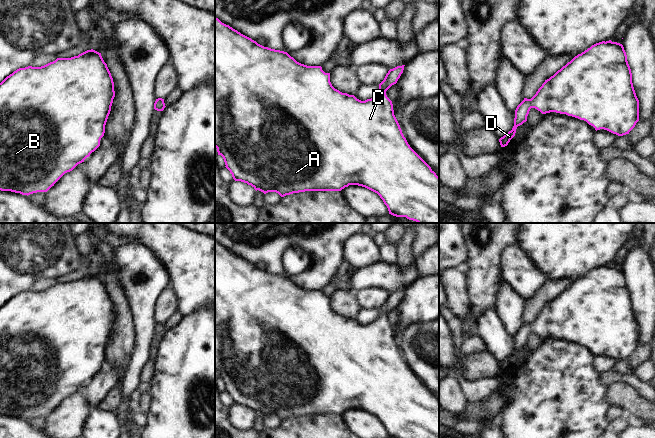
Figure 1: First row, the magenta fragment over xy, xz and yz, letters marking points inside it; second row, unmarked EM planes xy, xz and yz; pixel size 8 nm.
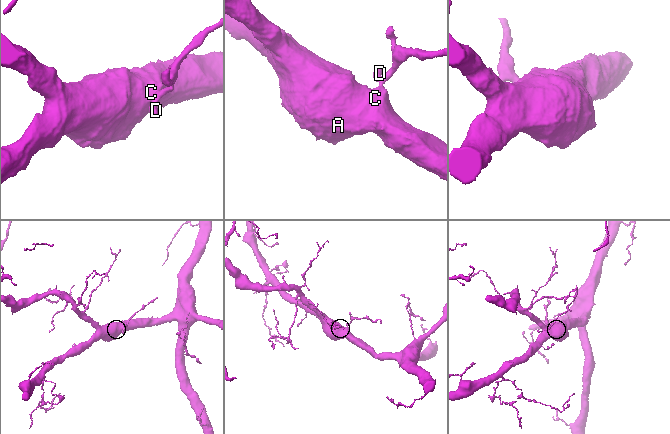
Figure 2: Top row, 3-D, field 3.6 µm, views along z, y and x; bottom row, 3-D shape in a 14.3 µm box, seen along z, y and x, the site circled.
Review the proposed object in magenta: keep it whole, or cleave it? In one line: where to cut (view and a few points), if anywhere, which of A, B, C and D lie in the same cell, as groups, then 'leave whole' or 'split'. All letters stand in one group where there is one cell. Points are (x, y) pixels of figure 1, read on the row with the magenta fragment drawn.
cut none; groups A B C D; leave whole

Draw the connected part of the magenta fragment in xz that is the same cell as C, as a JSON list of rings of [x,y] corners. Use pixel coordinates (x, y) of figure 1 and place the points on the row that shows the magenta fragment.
[[[215,17],[215,147],[217,148],[218,155],[221,155],[225,162],[225,167],[230,171],[232,177],[235,181],[241,181],[251,185],[256,191],[259,190],[264,194],[268,192],[276,192],[281,197],[290,195],[293,193],[305,192],[305,191],[341,191],[349,185],[358,185],[365,187],[375,193],[377,193],[383,200],[384,204],[387,206],[389,214],[396,217],[406,217],[409,220],[416,221],[417,223],[439,223],[439,177],[431,169],[431,167],[410,147],[406,138],[404,137],[400,125],[394,115],[392,101],[387,97],[386,91],[394,84],[397,83],[401,74],[403,73],[404,66],[397,66],[390,69],[386,74],[384,80],[379,84],[378,94],[365,101],[357,99],[354,95],[349,95],[347,93],[342,93],[335,89],[330,82],[330,73],[325,73],[321,66],[307,66],[297,62],[293,57],[291,57],[287,52],[271,49],[258,44],[251,38],[241,34],[237,30],[233,29],[229,25],[222,23],[218,18]]]

